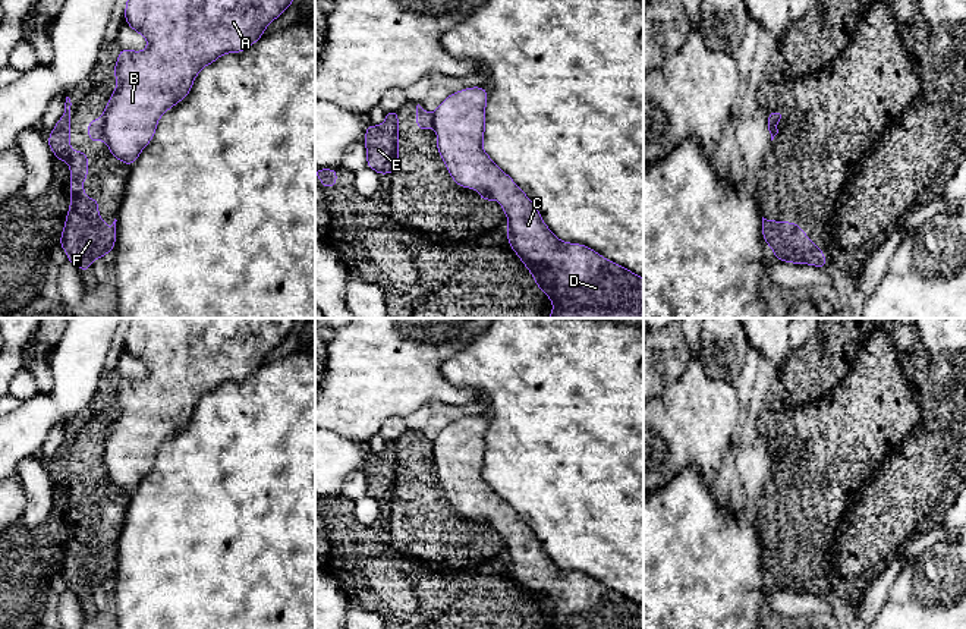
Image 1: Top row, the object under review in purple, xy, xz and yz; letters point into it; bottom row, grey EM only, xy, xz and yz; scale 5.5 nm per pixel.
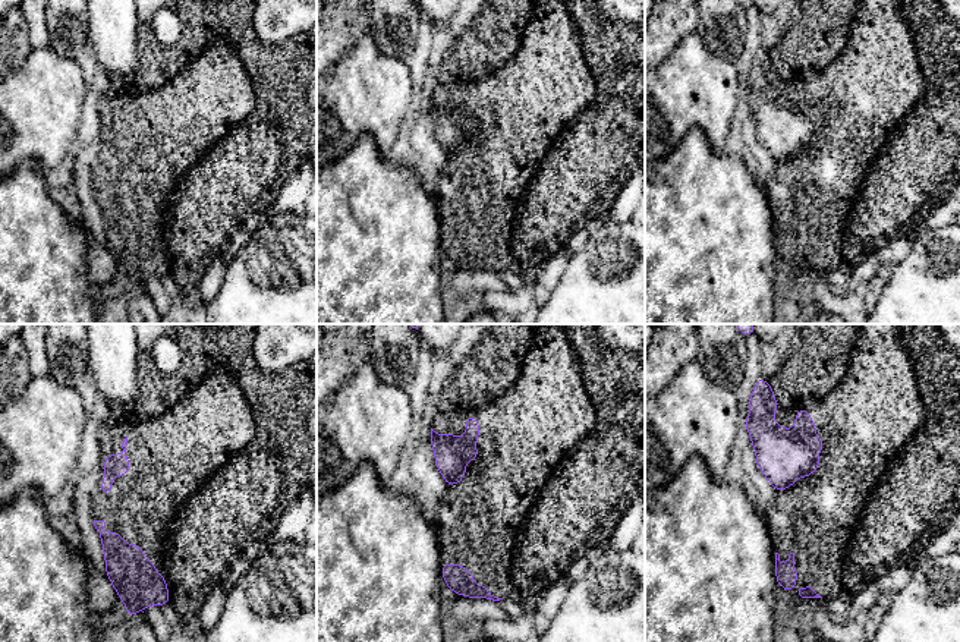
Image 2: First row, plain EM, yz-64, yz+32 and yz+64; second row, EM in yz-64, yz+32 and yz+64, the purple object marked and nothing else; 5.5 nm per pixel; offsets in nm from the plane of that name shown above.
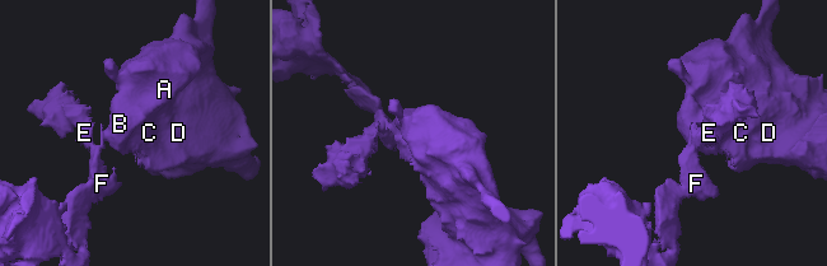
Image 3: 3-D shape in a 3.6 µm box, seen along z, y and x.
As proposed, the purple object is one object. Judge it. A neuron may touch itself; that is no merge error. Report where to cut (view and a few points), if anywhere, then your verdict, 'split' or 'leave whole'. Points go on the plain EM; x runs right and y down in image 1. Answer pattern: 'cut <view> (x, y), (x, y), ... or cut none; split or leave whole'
cut xy (101, 444), (104, 464); split

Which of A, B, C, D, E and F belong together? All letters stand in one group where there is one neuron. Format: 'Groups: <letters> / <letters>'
Groups: A B C D / E F

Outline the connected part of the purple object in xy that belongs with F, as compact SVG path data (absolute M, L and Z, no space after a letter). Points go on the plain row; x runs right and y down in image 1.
M66 425L64 440L47 472L57 490L66 490L70 494L70 537L59 572L67 589L86 603L94 588L113 581L117 548L114 547L108 557L97 538L100 528L85 523L82 510L88 507L88 481L70 478L70 434L70 427Z

